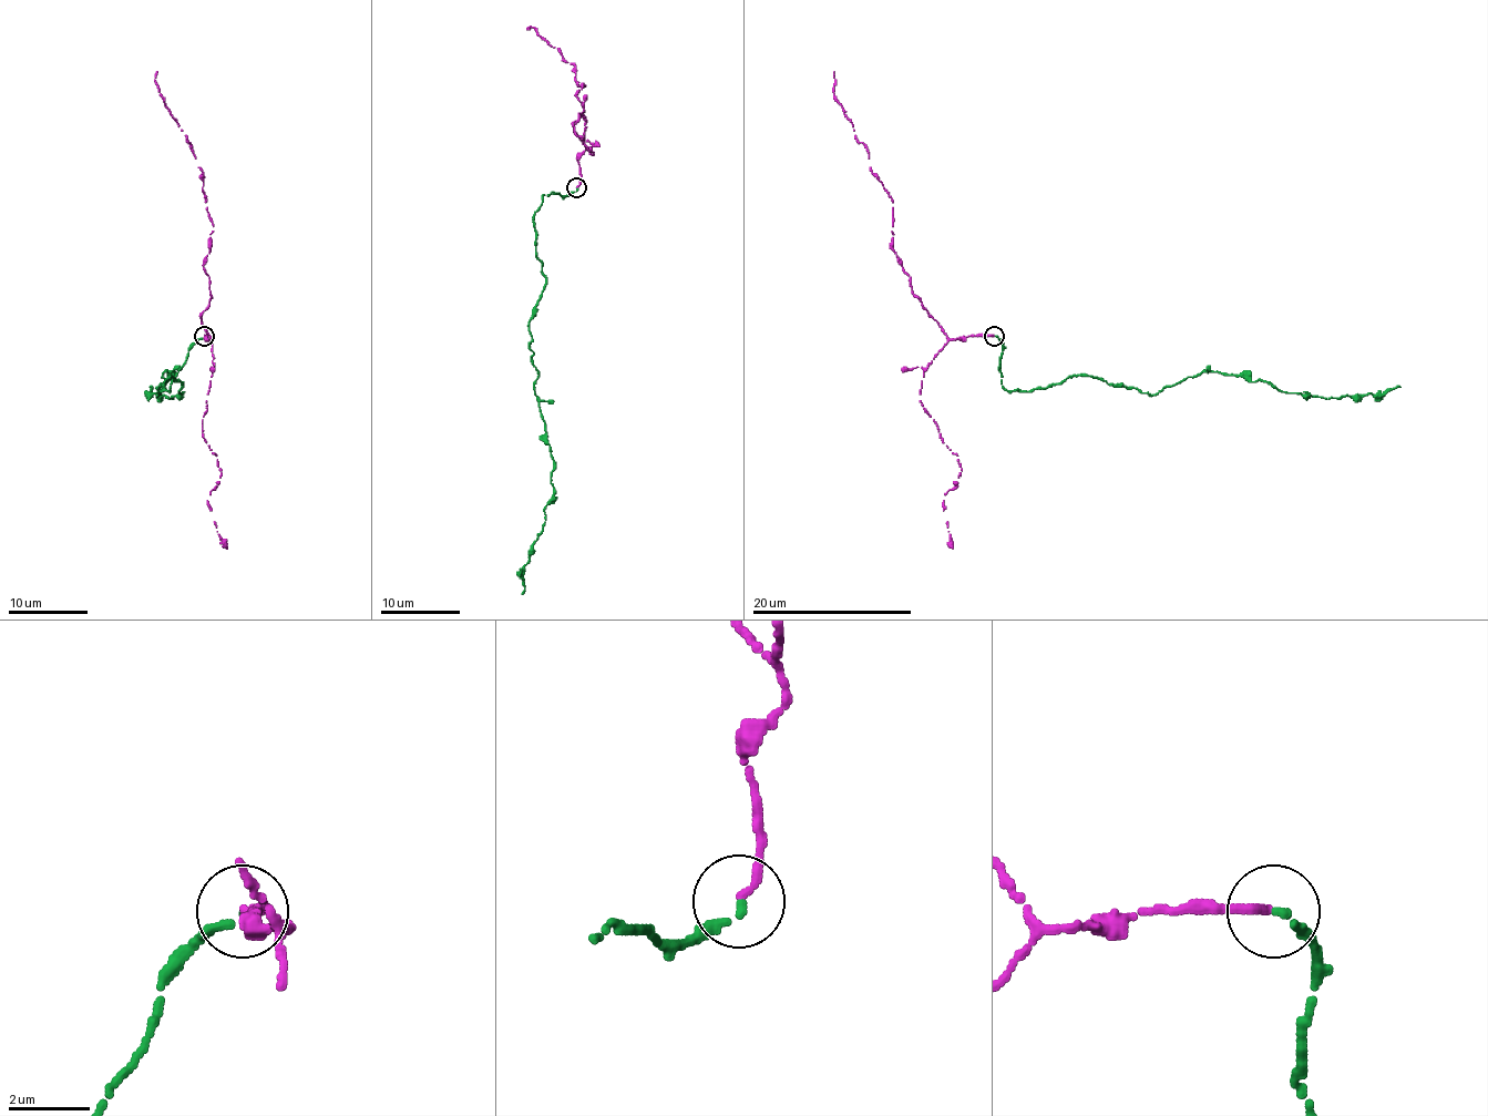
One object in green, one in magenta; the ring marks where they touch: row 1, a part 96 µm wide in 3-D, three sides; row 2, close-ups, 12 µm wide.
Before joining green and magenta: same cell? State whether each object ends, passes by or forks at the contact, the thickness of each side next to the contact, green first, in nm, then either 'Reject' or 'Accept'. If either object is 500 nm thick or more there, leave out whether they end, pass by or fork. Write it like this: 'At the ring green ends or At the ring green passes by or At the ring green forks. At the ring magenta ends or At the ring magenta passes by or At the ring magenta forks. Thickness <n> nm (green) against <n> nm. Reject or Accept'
At the ring green ends. At the ring magenta ends. Thickness 190 nm (green) against 220 nm. Accept

